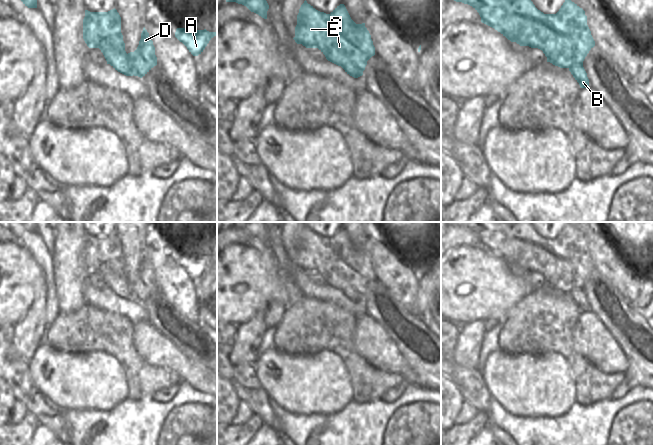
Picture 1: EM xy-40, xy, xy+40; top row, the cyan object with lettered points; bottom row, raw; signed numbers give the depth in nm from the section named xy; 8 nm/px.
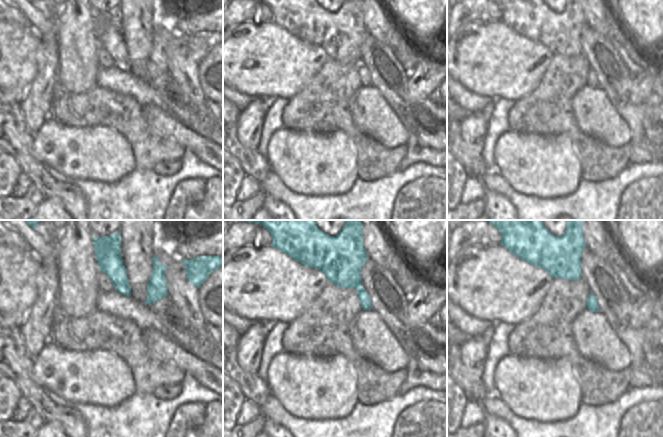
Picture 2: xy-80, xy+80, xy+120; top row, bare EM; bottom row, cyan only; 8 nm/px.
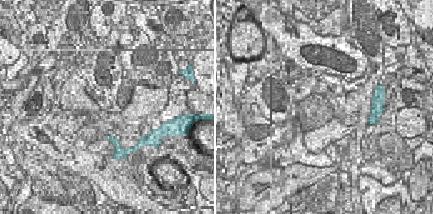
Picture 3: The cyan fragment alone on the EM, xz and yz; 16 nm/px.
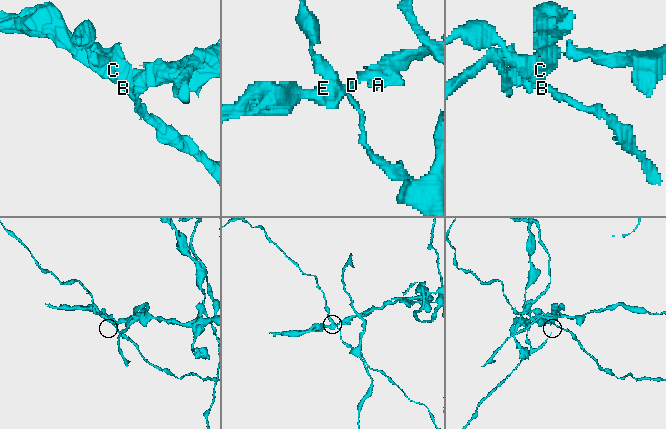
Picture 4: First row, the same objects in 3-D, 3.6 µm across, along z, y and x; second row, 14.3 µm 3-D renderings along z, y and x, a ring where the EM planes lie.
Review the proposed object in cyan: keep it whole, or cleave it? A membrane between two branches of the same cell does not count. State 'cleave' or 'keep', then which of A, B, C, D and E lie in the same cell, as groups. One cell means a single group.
cleave | A C D E / B

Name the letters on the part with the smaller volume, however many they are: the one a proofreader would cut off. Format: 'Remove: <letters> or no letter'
Remove: B

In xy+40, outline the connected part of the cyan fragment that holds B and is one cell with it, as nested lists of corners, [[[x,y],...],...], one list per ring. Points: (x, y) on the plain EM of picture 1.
[[[574,288],[569,292],[569,295],[575,302],[575,304],[579,307],[581,312],[586,312],[589,310],[589,303],[587,301],[587,297],[583,291],[583,288]]]

